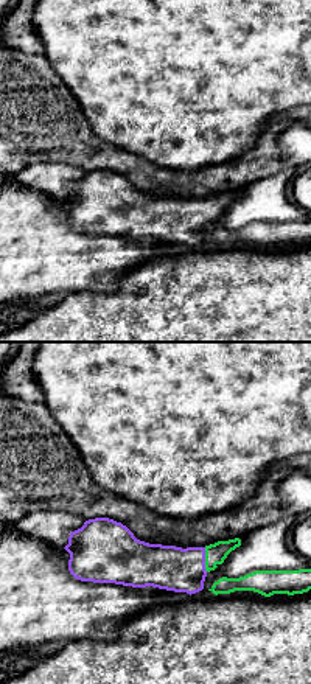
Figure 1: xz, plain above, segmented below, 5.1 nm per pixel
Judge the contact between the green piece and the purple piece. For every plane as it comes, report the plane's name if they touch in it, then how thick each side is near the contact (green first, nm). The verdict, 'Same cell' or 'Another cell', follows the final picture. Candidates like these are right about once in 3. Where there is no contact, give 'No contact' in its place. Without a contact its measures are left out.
Touches green in xz. Thickness 110 nm (green) against 220 nm

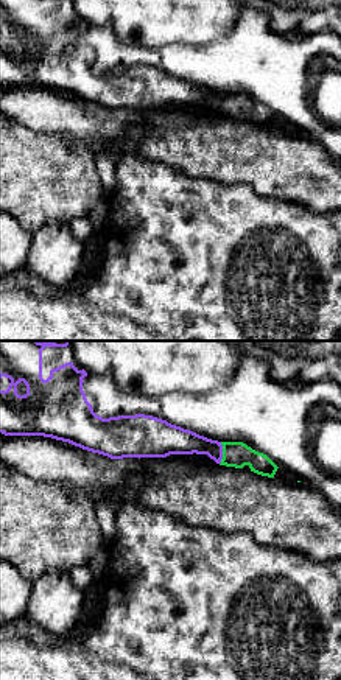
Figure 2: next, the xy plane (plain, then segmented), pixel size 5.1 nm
Touches green in xy. Thickness 130 nm (green) against 140 nm

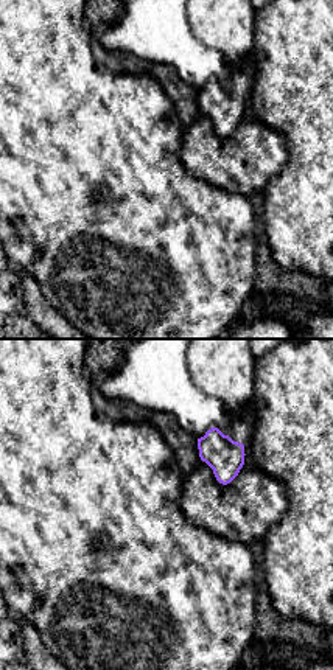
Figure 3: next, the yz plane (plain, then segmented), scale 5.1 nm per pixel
No contact

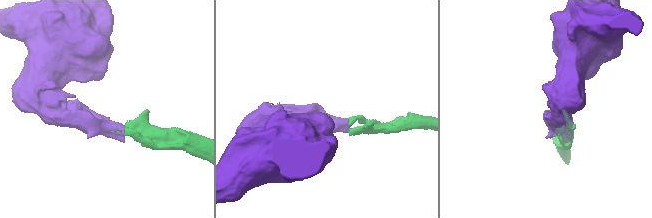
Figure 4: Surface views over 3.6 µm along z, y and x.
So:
Same cell

